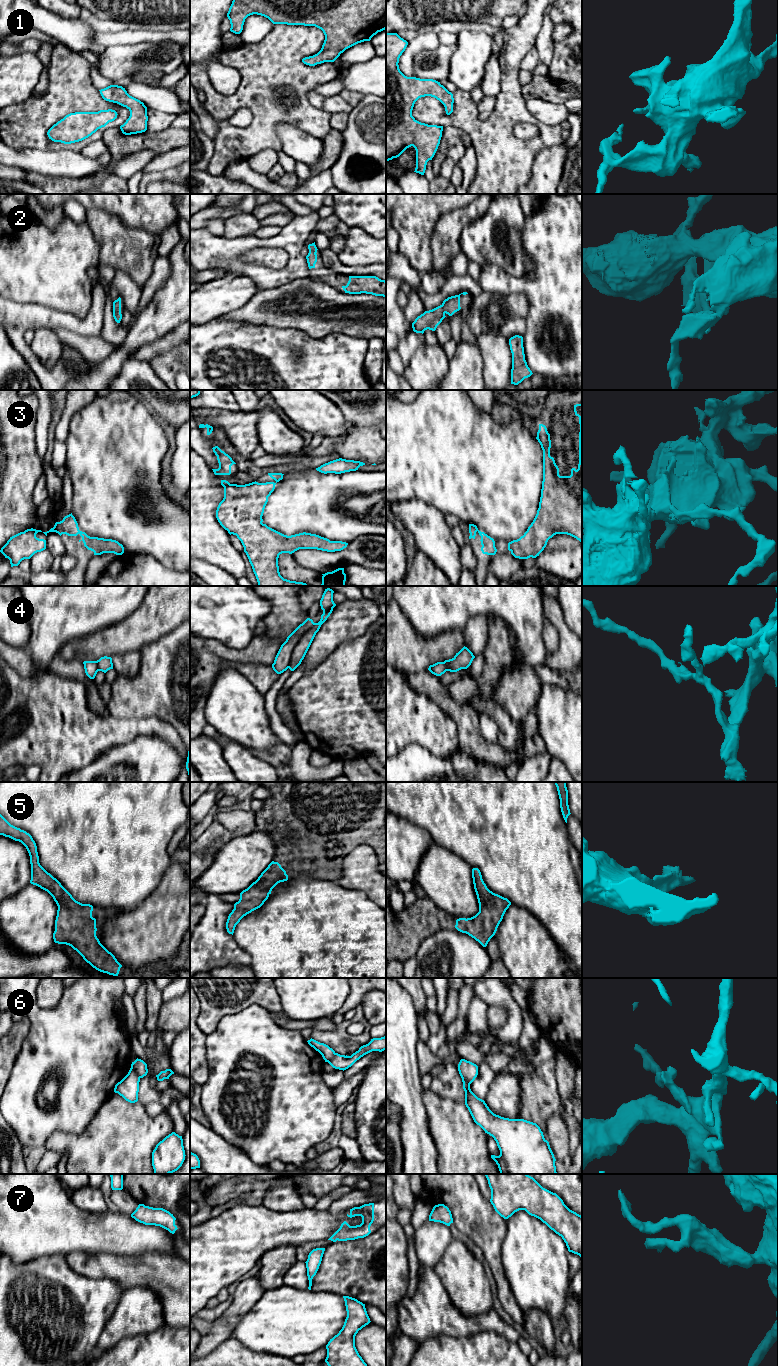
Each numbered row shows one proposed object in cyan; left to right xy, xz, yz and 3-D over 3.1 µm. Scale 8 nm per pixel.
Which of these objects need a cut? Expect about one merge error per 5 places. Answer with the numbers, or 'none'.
6

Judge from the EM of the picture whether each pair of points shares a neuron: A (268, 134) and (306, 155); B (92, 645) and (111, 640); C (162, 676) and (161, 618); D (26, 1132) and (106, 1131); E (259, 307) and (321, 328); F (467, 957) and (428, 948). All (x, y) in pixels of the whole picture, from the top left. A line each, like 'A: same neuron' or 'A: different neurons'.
A: different neurons
B: same neuron
C: different neurons
D: different neurons
E: same neuron
F: same neuron

